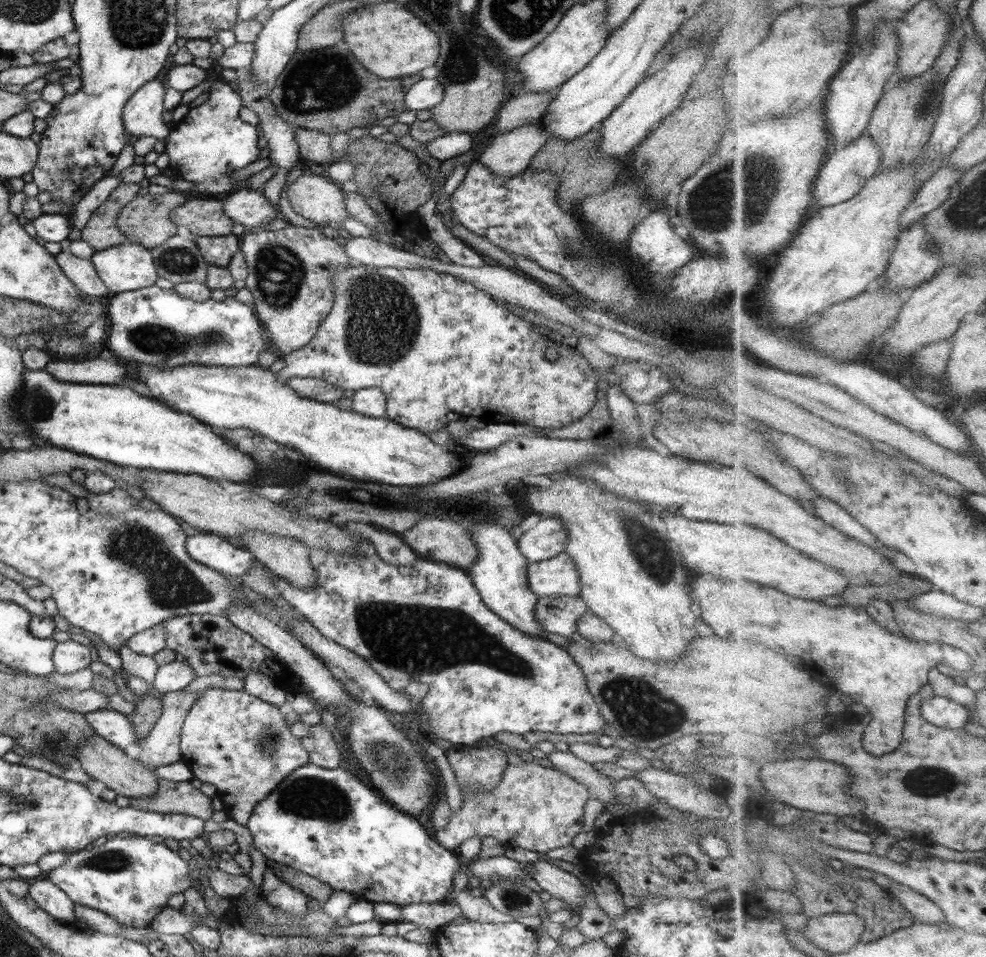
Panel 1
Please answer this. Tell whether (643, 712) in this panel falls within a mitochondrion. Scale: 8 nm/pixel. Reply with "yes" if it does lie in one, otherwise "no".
yes

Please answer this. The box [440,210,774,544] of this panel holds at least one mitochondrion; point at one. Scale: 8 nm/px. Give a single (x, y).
(574, 245)

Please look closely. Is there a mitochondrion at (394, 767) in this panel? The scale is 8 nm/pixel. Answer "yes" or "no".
yes

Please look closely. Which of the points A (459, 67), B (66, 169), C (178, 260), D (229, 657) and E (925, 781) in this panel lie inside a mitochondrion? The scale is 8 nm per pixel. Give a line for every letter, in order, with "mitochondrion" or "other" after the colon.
A: mitochondrion
B: mitochondrion
C: mitochondrion
D: mitochondrion
E: mitochondrion

